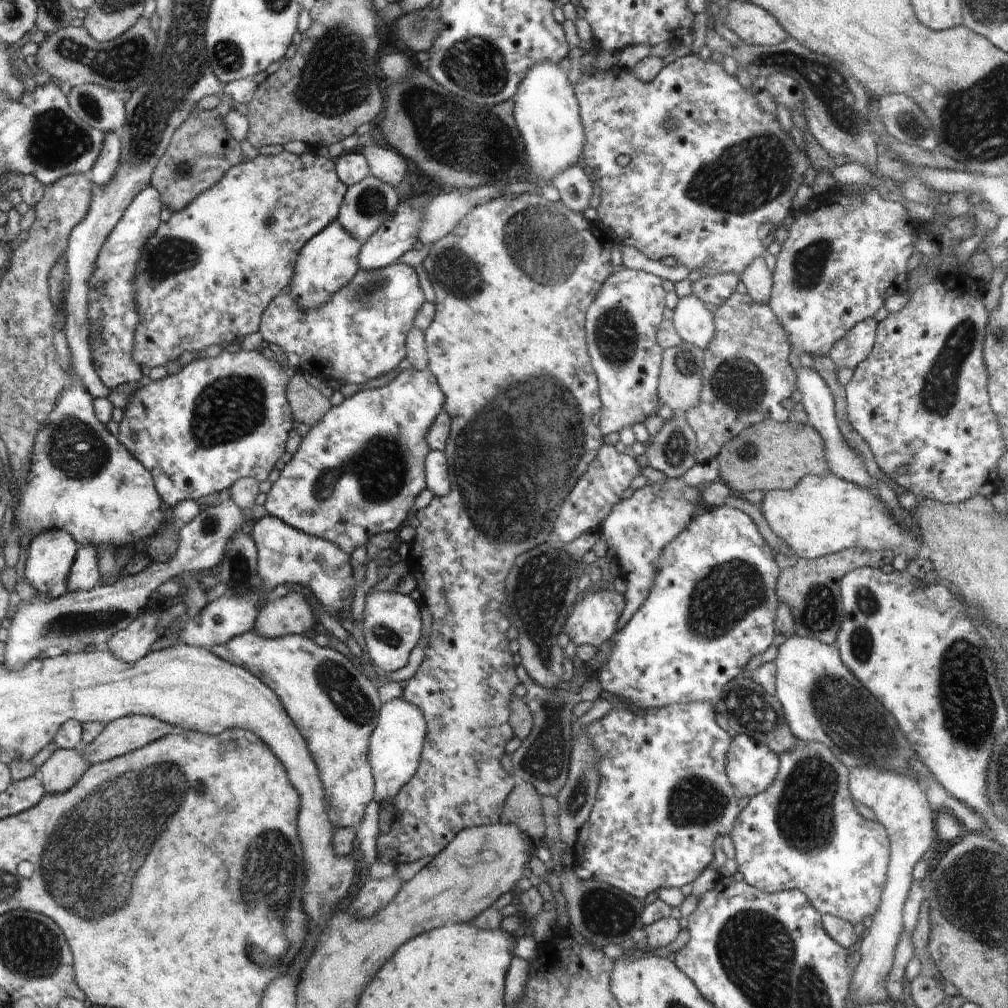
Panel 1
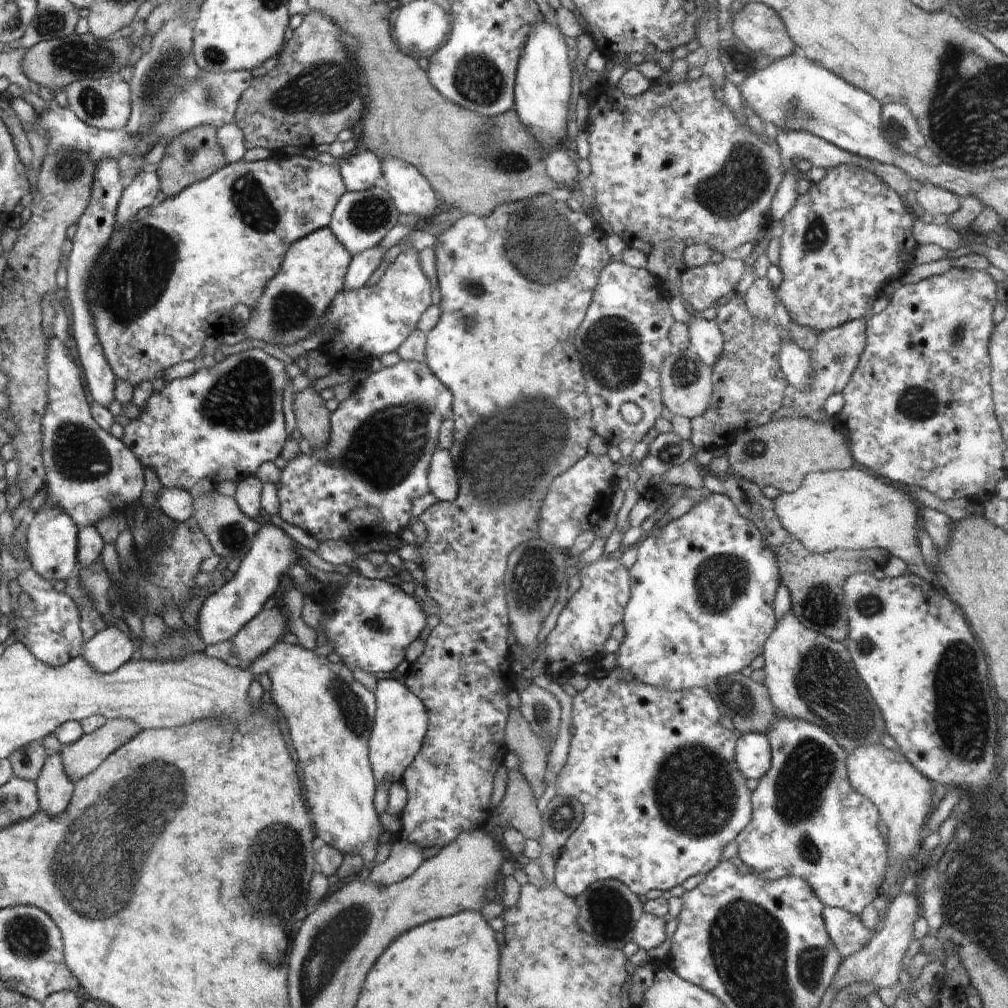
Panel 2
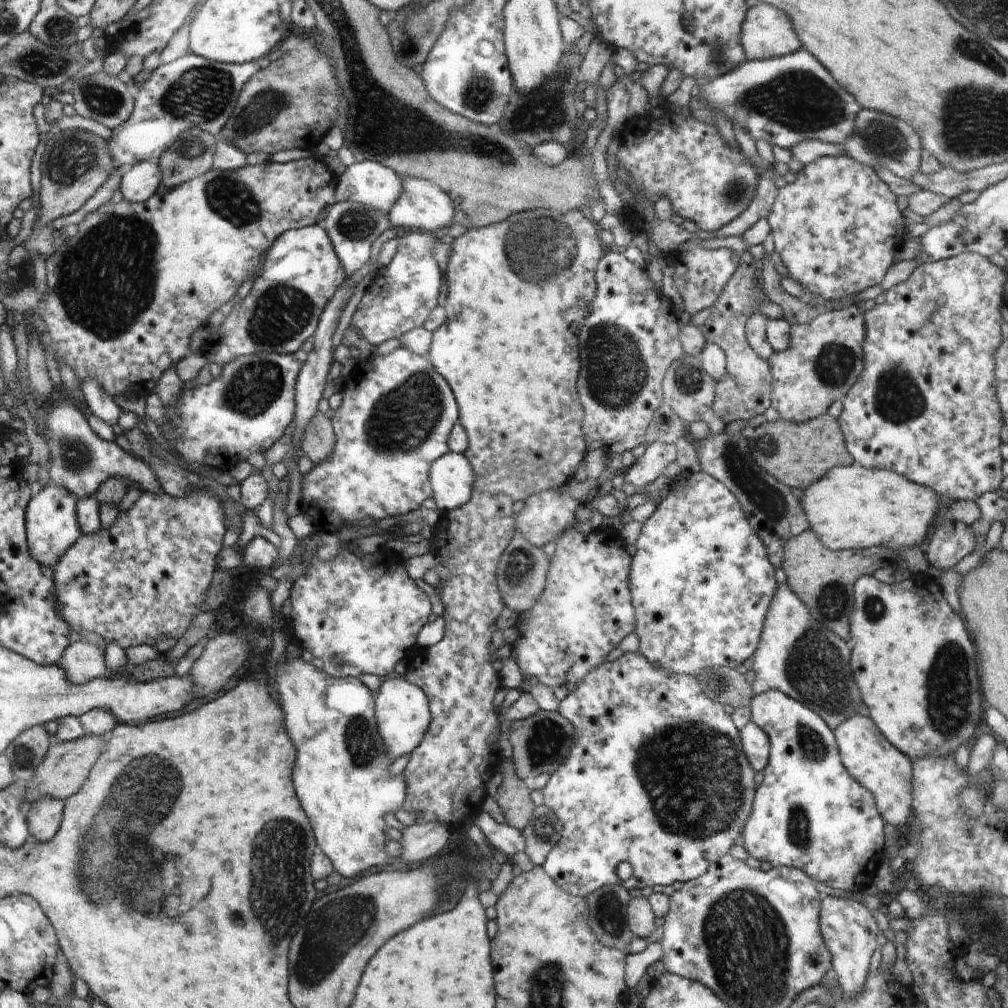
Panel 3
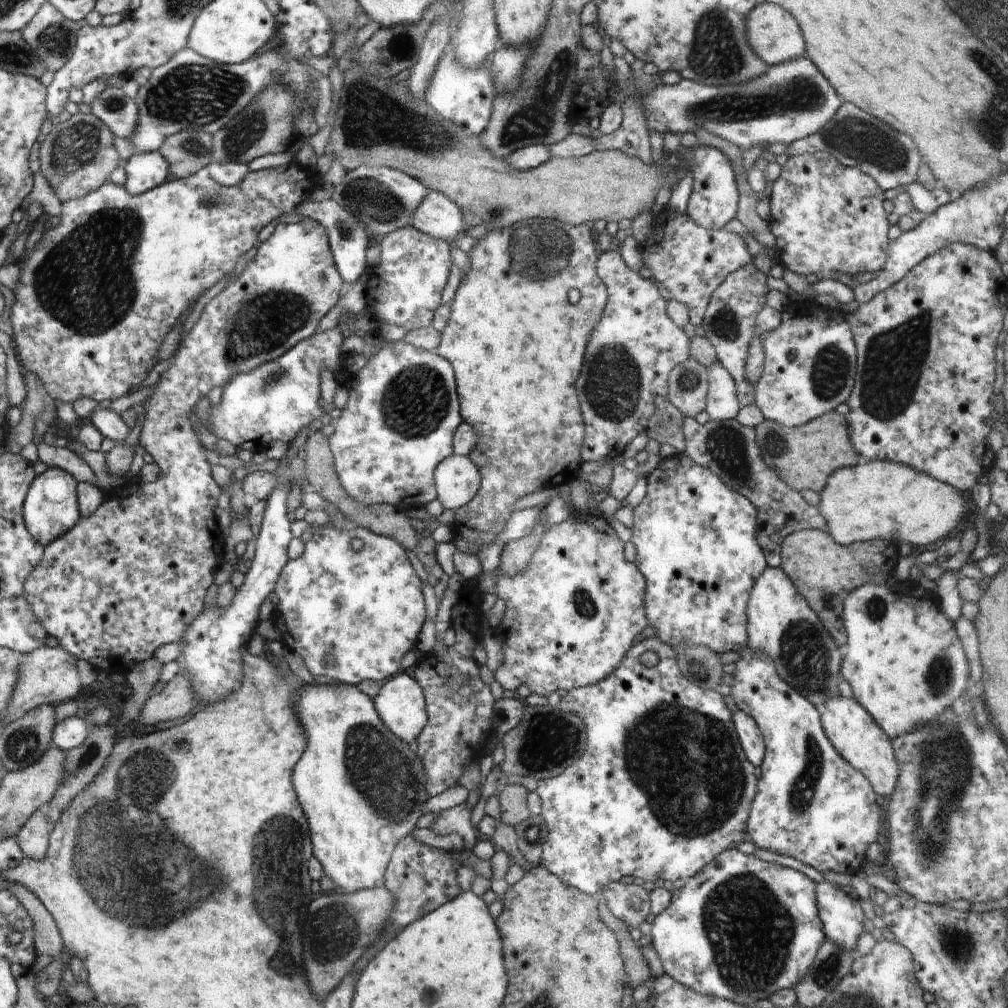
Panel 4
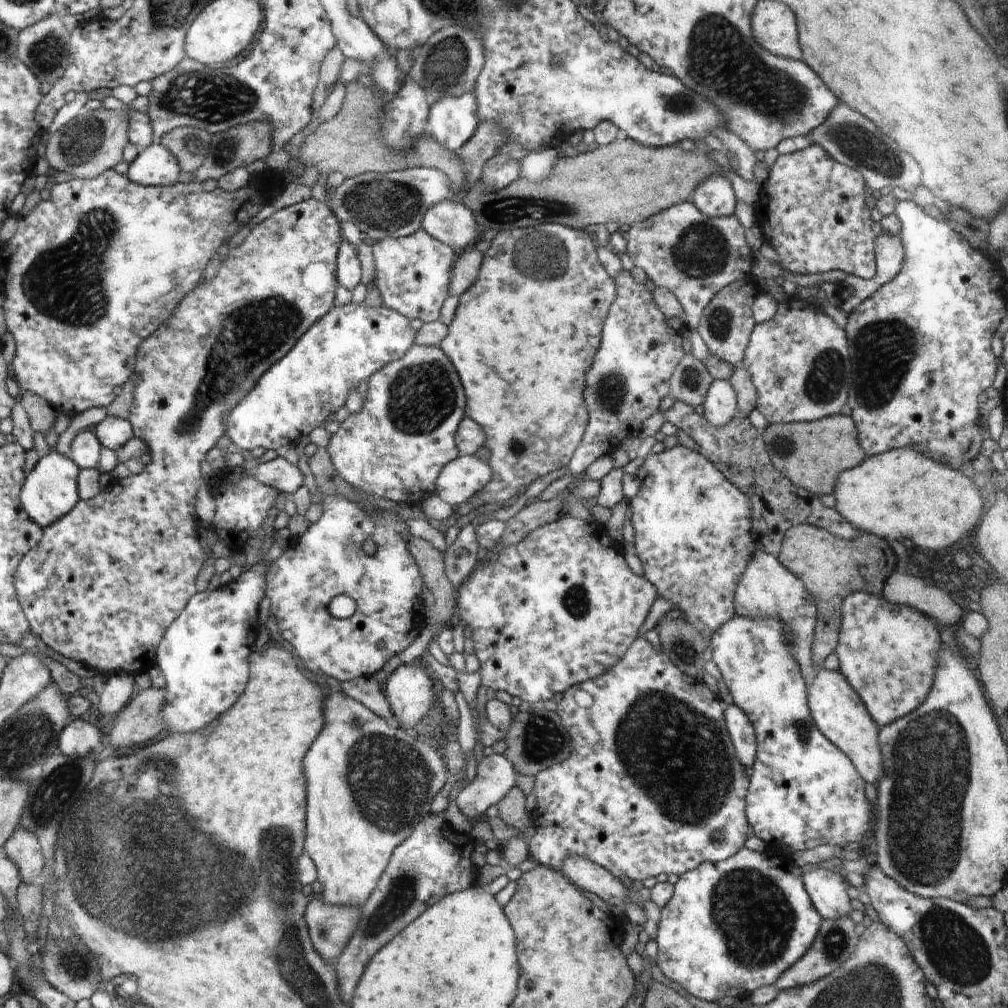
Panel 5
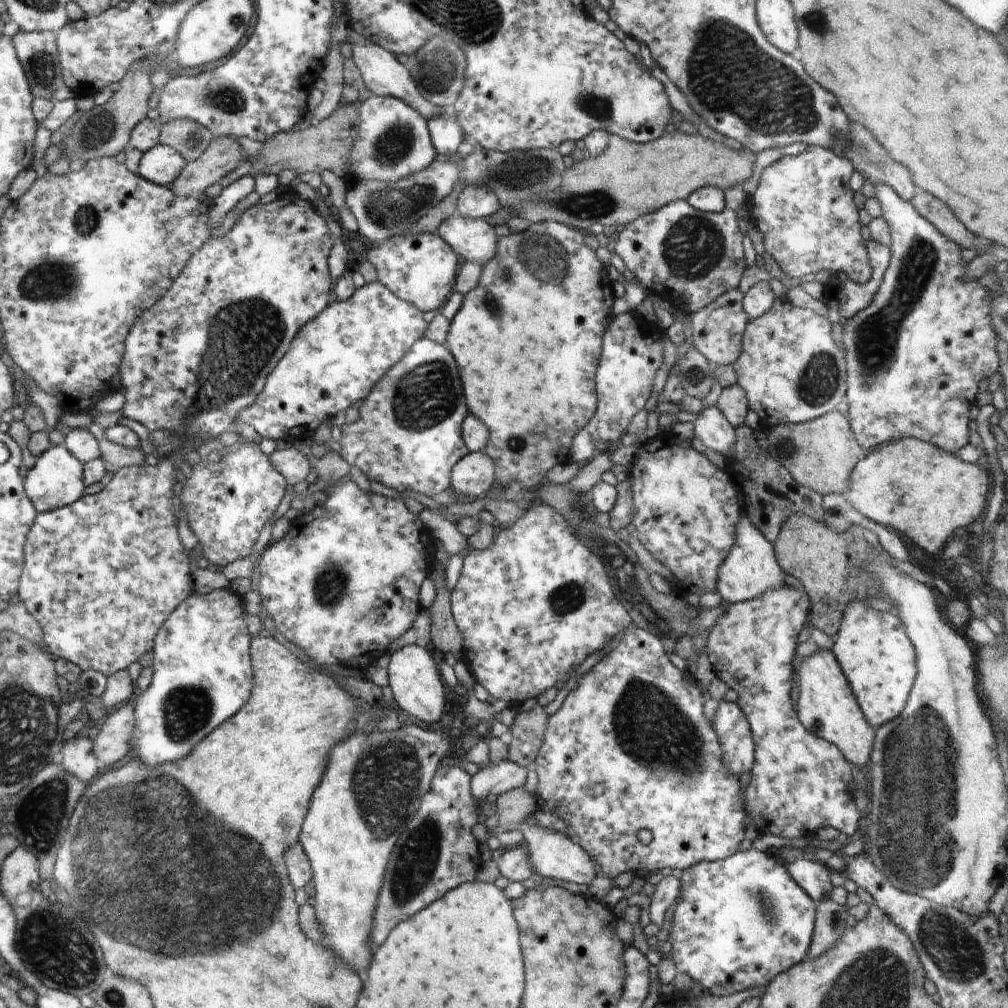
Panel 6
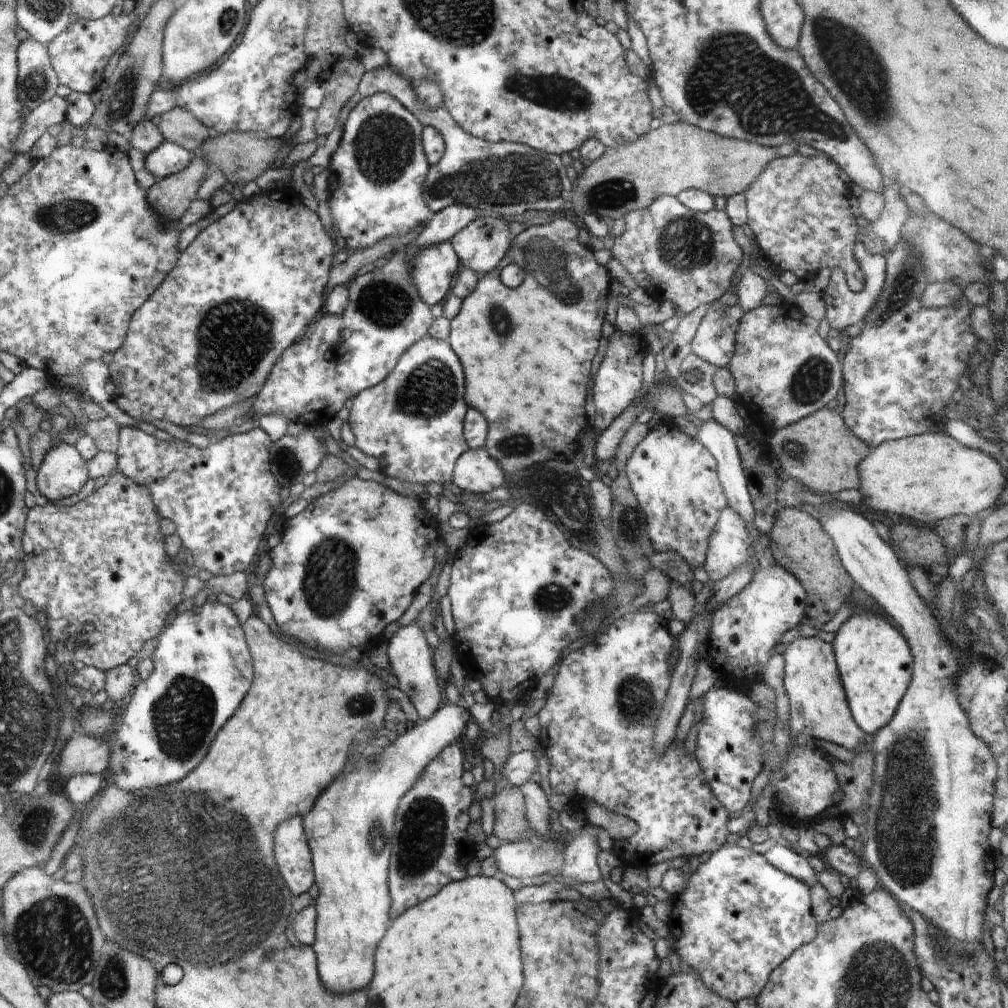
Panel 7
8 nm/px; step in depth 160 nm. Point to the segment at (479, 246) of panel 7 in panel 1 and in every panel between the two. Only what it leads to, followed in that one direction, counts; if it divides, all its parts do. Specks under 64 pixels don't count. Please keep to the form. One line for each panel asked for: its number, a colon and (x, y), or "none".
1: (388, 165)
2: (411, 194)
3: (424, 207)
4: (438, 216)
5: (451, 222)
6: (472, 239)

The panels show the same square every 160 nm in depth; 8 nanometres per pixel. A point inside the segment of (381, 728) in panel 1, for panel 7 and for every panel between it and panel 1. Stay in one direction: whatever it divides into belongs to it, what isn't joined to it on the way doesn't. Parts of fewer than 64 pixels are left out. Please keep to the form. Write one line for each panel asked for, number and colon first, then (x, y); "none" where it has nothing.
2: (401, 719)
3: (402, 711)
4: (401, 703)
5: (409, 690)
6: (418, 688)
7: (411, 658)

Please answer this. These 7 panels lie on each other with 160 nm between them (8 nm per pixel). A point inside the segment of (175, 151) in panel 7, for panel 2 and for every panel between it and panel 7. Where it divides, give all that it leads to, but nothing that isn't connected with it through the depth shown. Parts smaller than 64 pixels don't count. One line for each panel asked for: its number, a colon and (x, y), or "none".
2: (141, 193)
3: (139, 182)
4: (144, 171)
5: (156, 165)
6: (161, 165)

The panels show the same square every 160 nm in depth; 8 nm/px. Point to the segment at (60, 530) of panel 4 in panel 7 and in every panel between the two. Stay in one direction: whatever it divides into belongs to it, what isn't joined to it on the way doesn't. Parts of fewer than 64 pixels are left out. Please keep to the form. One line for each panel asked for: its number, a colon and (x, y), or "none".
5: (51, 490)
6: (55, 481)
7: (63, 472)

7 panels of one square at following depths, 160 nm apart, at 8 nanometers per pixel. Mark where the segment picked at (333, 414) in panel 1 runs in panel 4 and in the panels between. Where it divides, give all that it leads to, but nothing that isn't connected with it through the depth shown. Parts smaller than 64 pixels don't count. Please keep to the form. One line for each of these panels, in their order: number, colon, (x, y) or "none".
2: (362, 484)
3: (397, 413)
4: (403, 408)

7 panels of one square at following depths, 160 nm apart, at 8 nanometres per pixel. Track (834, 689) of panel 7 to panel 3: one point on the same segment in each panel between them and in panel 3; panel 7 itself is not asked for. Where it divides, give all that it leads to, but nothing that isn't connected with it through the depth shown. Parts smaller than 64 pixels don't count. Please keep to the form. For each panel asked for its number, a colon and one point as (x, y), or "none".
3: (868, 757)
4: (856, 736)
5: (838, 711)
6: (826, 707)

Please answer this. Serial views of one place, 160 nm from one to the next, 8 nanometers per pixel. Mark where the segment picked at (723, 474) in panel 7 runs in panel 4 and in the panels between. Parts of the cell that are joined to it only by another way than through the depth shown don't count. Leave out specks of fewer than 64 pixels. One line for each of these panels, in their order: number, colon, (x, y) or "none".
4: (722, 404)
5: (720, 406)
6: (711, 428)

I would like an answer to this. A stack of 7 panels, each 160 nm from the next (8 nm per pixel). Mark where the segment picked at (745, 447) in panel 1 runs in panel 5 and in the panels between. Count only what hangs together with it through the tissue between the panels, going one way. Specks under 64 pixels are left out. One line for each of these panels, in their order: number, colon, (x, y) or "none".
2: (780, 453)
3: (796, 454)
4: (805, 456)
5: (811, 455)

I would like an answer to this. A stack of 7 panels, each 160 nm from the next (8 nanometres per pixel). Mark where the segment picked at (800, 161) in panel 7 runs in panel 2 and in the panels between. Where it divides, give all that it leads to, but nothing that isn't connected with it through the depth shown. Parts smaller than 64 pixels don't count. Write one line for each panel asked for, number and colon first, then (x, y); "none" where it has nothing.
2: (846, 238)
3: (836, 228)
4: (825, 217)
5: (812, 210)
6: (804, 206)

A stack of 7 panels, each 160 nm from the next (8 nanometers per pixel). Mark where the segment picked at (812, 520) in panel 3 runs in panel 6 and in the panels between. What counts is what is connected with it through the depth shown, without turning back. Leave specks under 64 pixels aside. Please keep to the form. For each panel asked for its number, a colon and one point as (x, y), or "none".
4: (882, 499)
5: (903, 493)
6: (889, 486)

